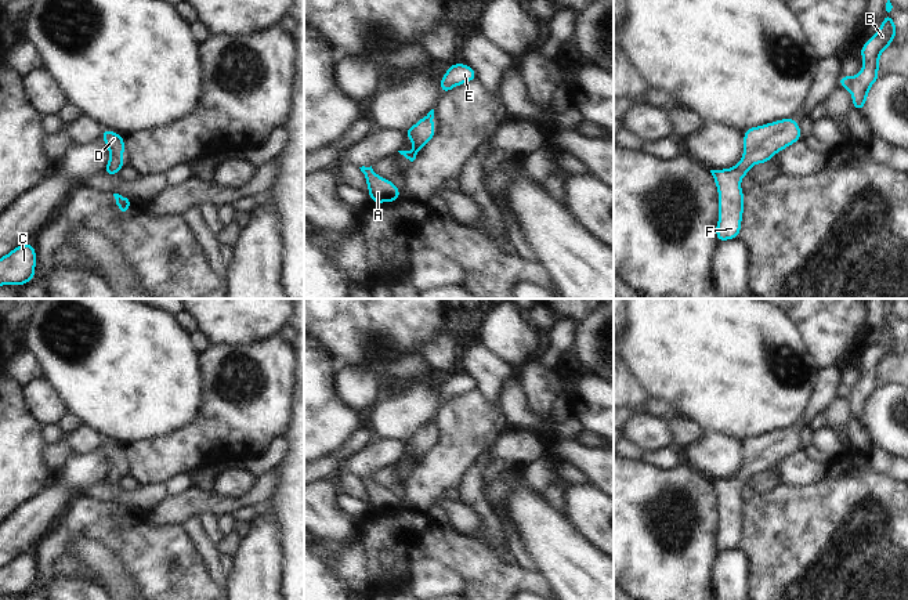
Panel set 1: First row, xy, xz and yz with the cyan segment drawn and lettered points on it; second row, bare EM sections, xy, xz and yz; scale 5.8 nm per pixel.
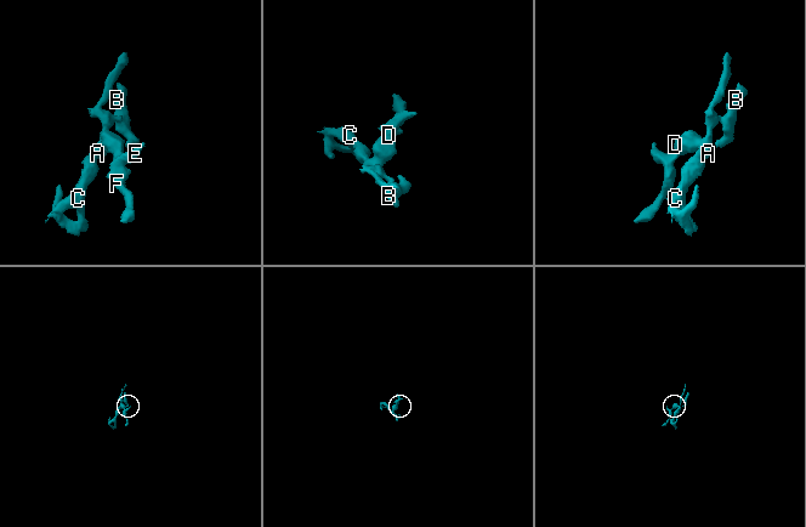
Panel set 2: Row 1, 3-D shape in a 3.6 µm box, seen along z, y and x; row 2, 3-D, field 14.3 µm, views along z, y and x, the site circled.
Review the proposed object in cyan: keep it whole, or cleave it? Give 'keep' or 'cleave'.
keep

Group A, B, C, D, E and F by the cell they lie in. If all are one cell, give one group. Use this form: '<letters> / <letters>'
A B C D E F

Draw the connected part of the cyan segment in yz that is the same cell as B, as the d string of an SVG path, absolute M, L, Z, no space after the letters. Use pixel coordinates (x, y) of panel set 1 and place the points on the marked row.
M890 14L885 15L880 29L860 48L864 65L858 75L849 77L840 75L839 87L844 87L853 97L853 109L862 111L872 84L880 77L879 59L896 37L897 28Z

